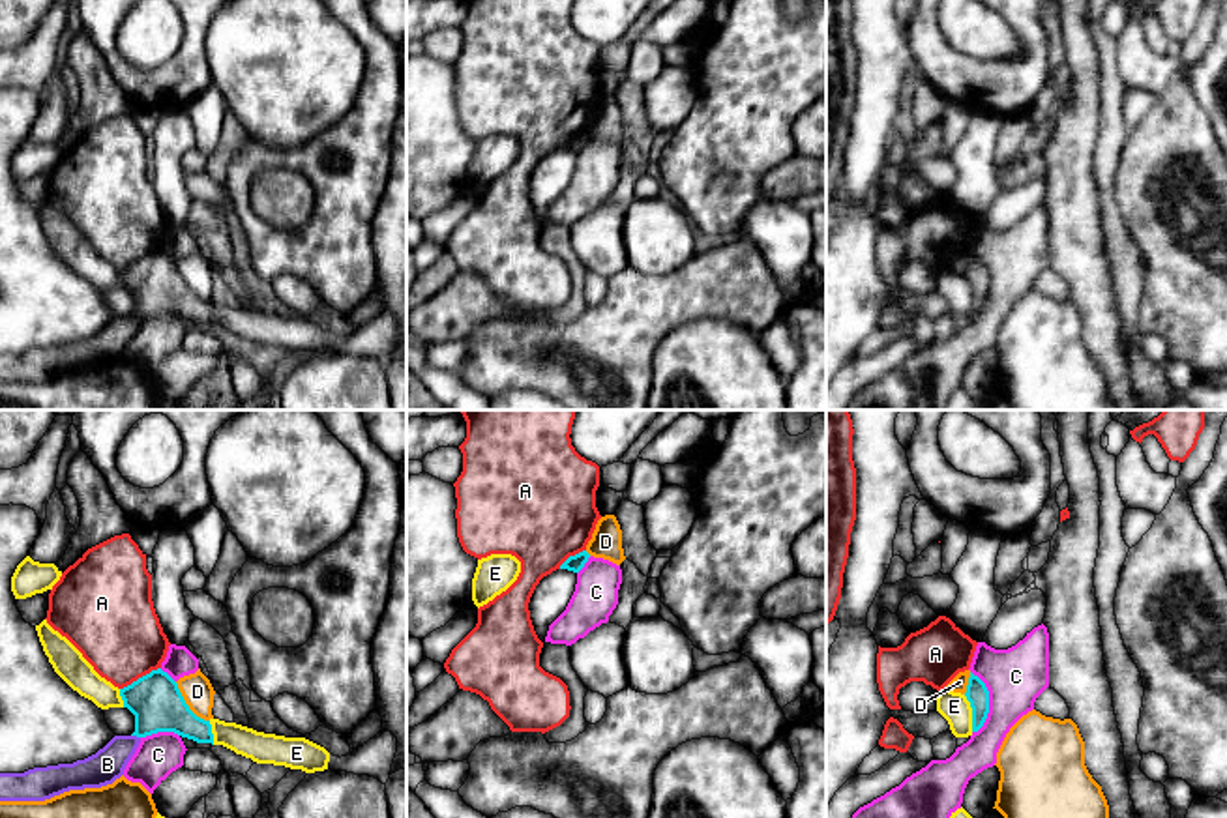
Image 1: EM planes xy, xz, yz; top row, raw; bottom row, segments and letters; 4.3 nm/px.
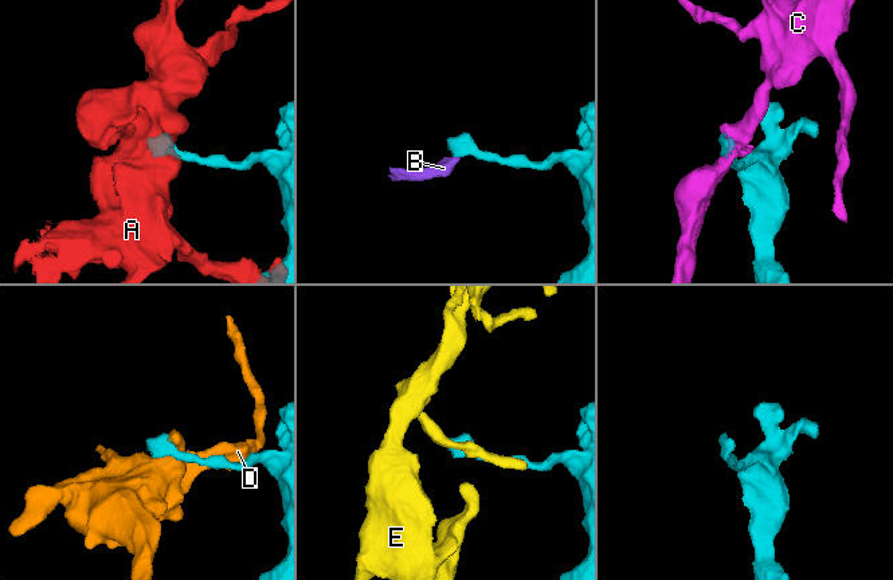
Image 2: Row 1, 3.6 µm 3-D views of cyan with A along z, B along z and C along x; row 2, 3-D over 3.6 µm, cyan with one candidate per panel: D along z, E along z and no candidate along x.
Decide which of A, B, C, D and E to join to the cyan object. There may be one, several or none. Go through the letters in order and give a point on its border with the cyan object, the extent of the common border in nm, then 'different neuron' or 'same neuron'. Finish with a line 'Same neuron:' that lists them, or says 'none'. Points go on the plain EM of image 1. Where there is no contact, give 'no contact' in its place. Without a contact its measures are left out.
A: xy (139, 259) | 200 nm | different neuron
B: xy (135, 315) | 40 nm | different neuron
C: yz (988, 283) | 280 nm | different neuron
D: xy (186, 285) | 220 nm | different neuron
E: yz (973, 294) | 170 nm | different neuron
Same neuron: none

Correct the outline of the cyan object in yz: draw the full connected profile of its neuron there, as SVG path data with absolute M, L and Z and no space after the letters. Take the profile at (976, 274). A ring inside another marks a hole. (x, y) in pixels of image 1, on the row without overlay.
M970 253L967 273L967 281L970 283L972 288L972 313L978 313L989 294L989 271L985 264Z

